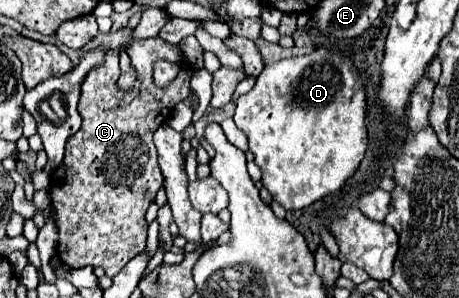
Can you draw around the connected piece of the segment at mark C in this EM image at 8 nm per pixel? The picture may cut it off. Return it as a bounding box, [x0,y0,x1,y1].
[50,37,192,277]

